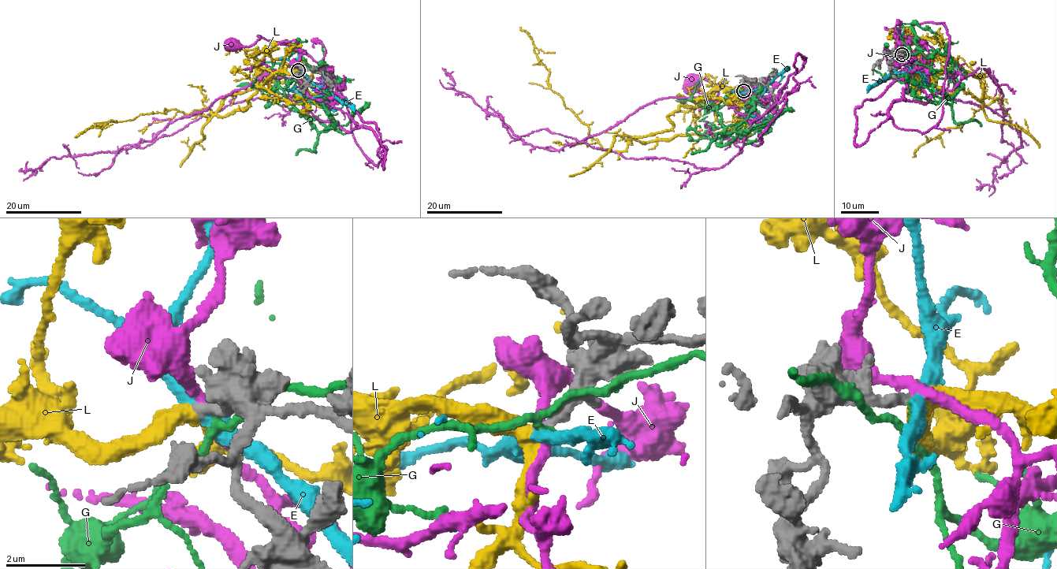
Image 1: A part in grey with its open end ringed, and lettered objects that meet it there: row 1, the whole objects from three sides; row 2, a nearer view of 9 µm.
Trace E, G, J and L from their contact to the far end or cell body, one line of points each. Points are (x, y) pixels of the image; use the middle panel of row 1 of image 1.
E: (743, 91), (763, 88), (764, 91), (749, 114), (763, 119), (771, 116)
G: (745, 91), (716, 109), (725, 135), (736, 133), (720, 146), (729, 135), (749, 143), (761, 136), (742, 89)
J: (744, 91), (747, 108), (793, 91), (758, 146), (718, 120), (717, 87), (692, 81)
L: (743, 91), (716, 87), (674, 112), (668, 131), (606, 151), (550, 88), (519, 27)

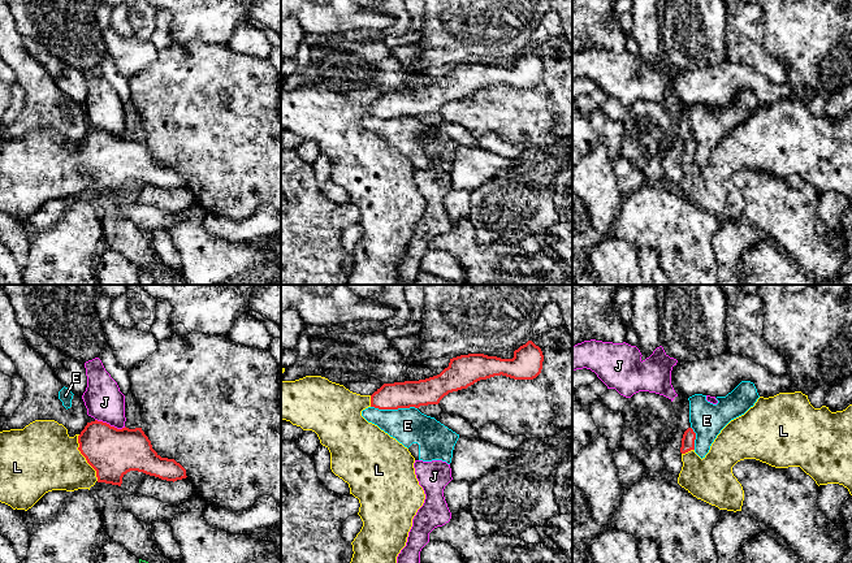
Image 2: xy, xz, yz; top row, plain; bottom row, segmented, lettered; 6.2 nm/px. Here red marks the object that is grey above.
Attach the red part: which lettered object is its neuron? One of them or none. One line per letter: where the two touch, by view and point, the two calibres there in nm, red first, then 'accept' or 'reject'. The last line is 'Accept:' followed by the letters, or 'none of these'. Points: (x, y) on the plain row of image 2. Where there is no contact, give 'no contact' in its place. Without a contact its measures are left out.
E: xz (394, 117) | 160/220 nm | reject
G: no contact | reject
J: xy (109, 134) | 300/240 nm | reject
L: xy (85, 165) | 300/400 nm | accept
Accept: L

